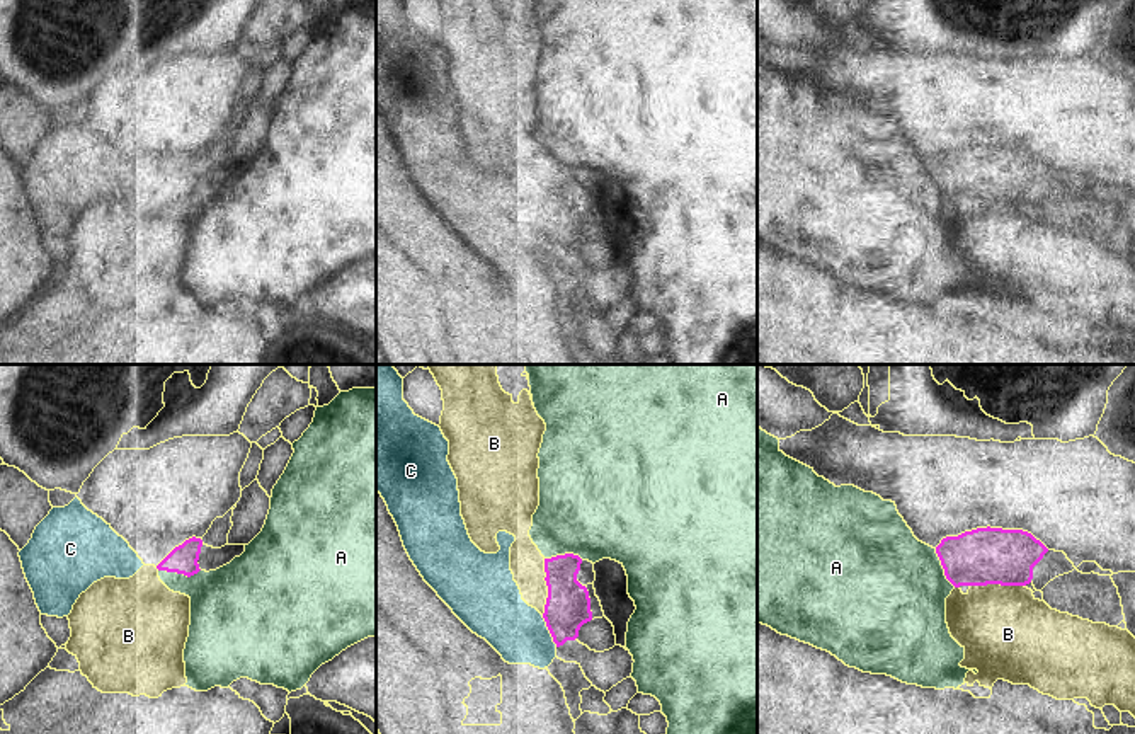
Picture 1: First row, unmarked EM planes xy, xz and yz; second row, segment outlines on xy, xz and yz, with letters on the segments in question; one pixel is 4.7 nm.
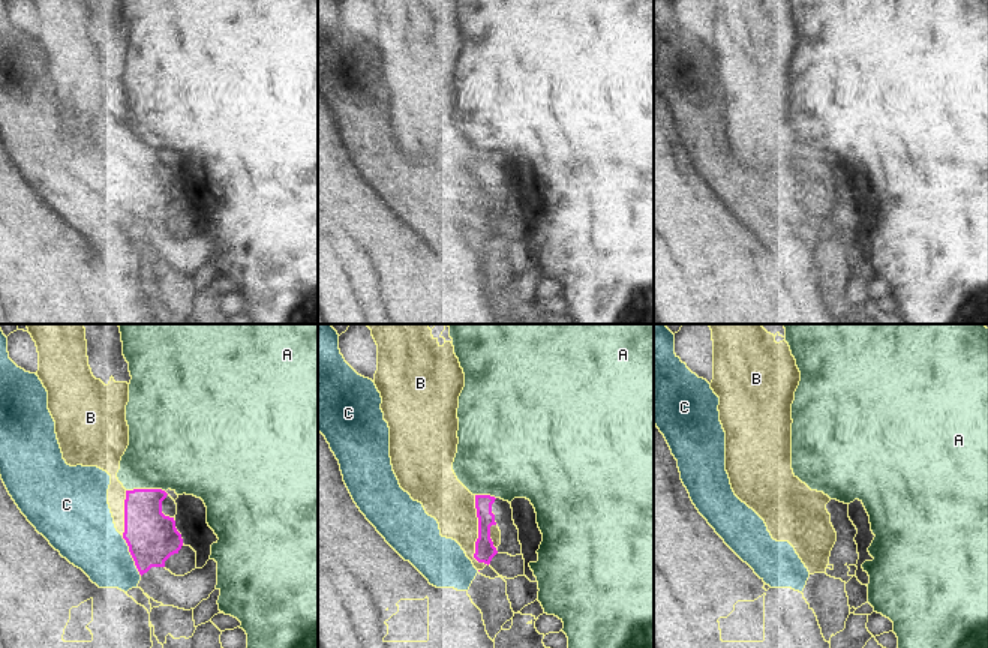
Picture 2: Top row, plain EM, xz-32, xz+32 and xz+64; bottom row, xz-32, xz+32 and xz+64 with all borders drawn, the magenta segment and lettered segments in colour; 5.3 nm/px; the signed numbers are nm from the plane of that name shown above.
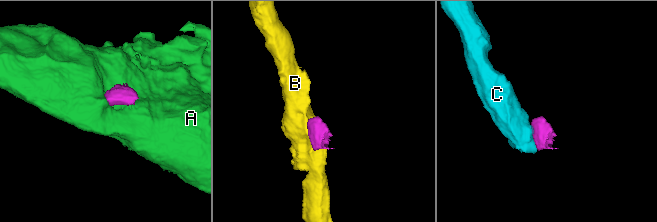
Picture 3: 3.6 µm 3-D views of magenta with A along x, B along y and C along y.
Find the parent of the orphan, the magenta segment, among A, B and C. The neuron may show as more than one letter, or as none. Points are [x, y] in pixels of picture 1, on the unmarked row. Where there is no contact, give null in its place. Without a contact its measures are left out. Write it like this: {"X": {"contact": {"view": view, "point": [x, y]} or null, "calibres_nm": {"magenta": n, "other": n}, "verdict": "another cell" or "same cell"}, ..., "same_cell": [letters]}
{"A": {"contact": {"view": "xy", "point": [179, 191]}, "calibres_nm": {"magenta": 140, "other": 320}, "verdict": "another cell"}, "B": {"contact": {"view": "xz", "point": [547, 203]}, "calibres_nm": {"magenta": 220, "other": 160}, "verdict": "another cell"}, "C": {"contact": {"view": "xz", "point": [548, 247]}, "calibres_nm": {"magenta": 220, "other": 280}, "verdict": "same cell"}, "same_cell": ["C"]}

